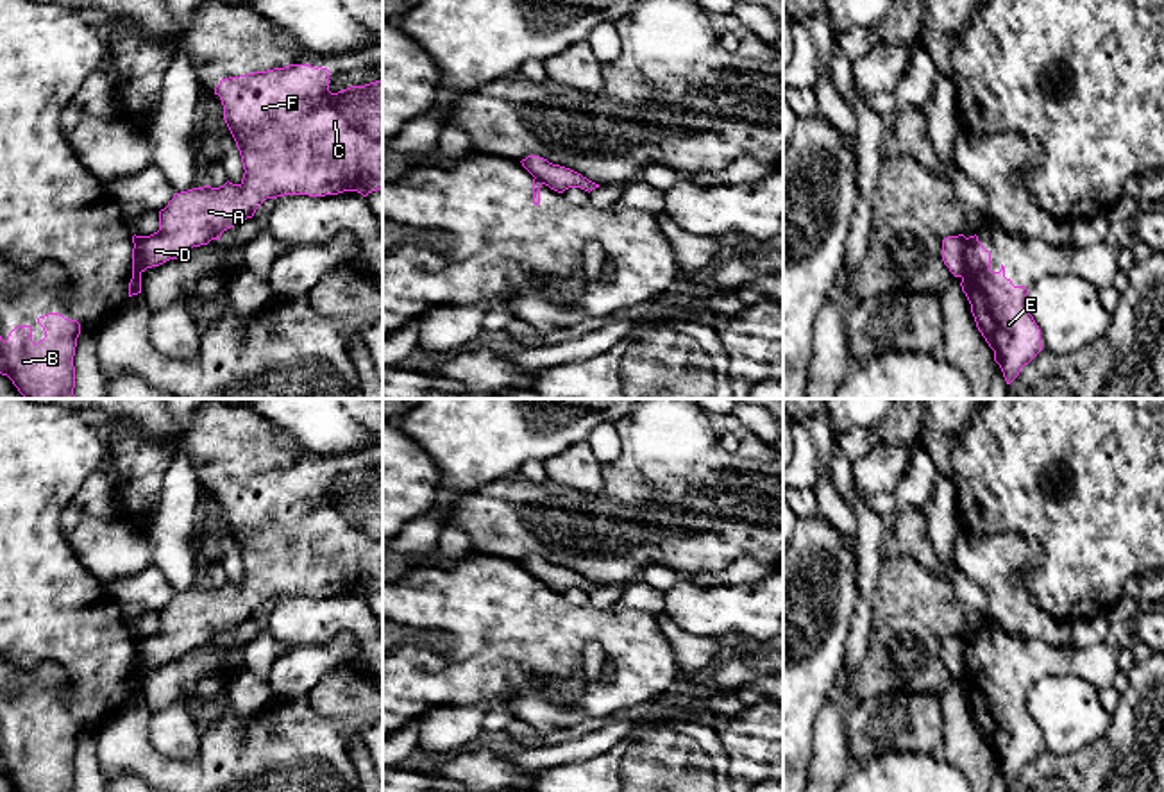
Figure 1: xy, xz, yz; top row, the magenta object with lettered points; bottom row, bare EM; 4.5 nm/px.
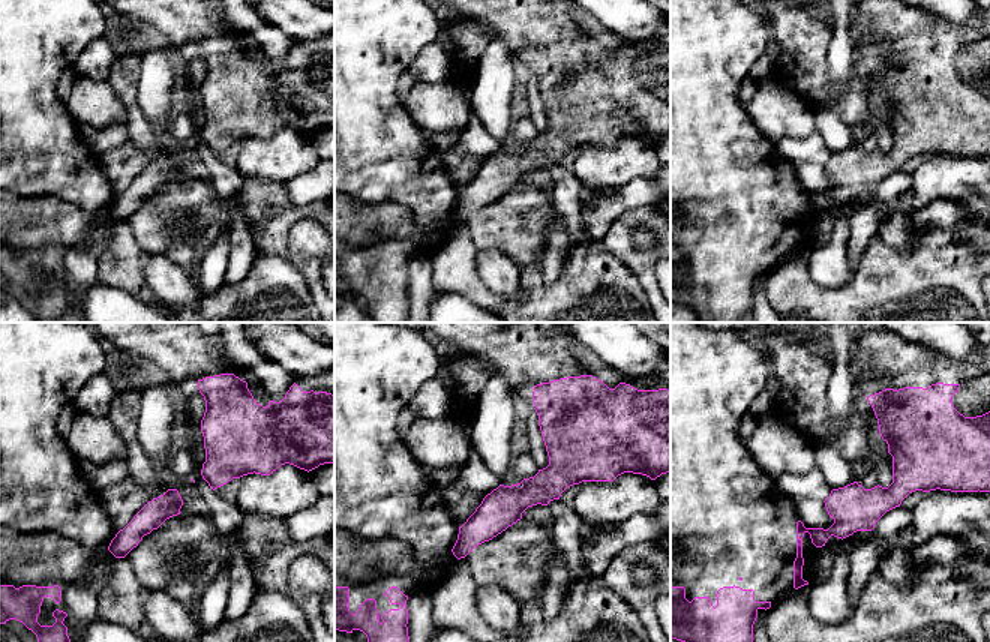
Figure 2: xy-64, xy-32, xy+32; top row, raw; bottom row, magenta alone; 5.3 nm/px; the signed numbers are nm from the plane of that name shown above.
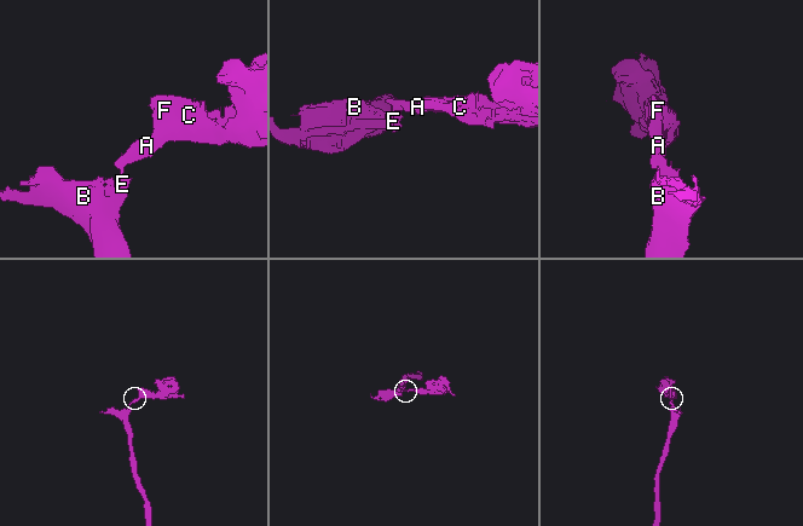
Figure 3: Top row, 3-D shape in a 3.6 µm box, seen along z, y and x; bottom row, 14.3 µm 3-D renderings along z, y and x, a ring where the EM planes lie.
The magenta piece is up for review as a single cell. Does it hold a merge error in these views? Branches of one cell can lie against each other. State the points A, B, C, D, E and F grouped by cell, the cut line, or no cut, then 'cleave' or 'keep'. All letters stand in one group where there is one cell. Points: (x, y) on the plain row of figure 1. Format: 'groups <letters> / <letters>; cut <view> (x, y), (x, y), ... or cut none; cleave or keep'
groups A C D F / B E; cut yz (966, 639), (964, 673), (961, 676); cleave

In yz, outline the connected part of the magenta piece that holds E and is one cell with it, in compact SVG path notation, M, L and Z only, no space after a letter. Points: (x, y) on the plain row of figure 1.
M978 636L966 638L962 692L966 694L976 728L994 751L994 762L1000 765L1007 785L1010 785L1041 751L1041 729L1026 708L1028 690L1014 687L1005 678L1005 667L1000 672L991 670L991 653L983 649Z

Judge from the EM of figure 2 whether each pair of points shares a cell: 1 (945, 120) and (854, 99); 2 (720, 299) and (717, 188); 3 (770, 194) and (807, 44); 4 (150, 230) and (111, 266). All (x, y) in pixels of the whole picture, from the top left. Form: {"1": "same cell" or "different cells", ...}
{"1": "different cells", "2": "same cell", "3": "different cells", "4": "different cells"}

